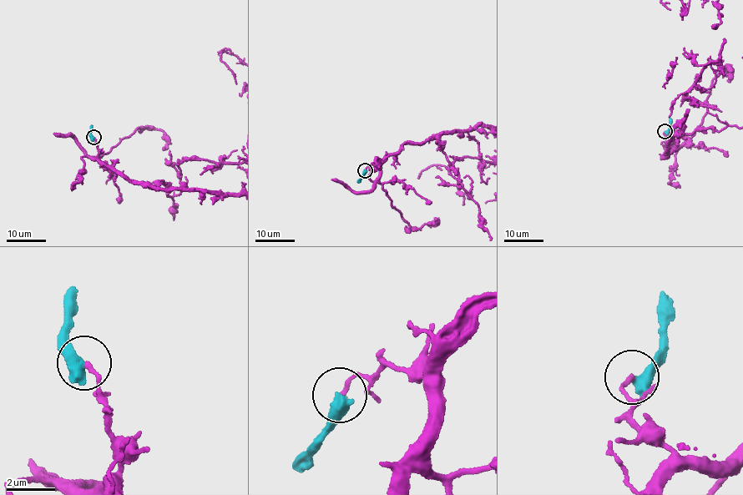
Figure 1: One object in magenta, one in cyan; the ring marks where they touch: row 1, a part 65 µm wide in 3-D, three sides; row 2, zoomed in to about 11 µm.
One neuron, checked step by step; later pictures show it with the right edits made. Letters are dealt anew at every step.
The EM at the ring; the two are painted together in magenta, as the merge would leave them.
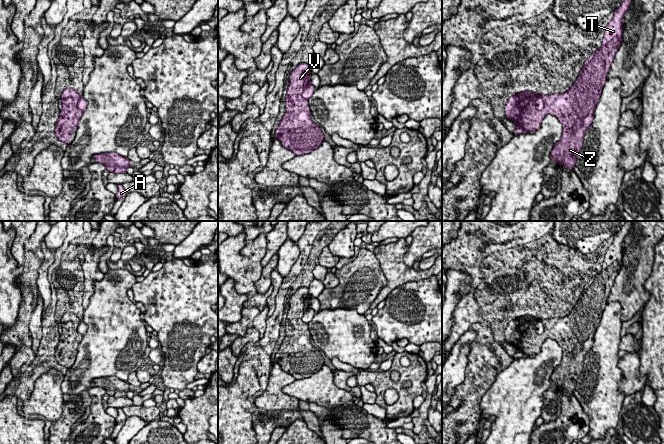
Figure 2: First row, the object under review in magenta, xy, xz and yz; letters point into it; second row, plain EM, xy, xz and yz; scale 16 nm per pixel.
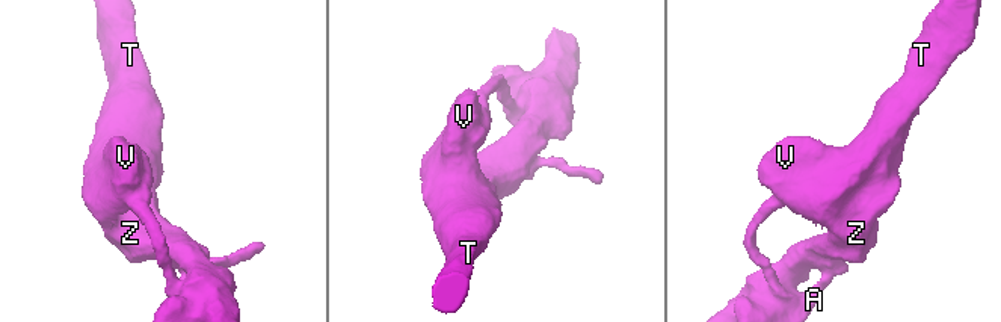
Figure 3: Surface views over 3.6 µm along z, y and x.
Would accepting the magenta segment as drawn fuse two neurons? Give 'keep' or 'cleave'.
cleave

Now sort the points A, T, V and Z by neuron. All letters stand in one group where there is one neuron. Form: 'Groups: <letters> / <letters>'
Groups: A / T V Z

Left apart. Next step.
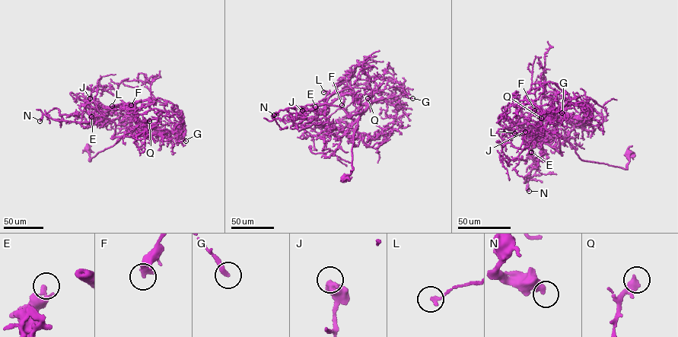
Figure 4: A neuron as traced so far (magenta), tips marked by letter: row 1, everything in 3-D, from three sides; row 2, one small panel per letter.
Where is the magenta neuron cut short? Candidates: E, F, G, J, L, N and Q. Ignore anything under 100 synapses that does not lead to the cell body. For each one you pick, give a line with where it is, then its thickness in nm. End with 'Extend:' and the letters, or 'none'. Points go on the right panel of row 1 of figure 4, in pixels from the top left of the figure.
Extend: none

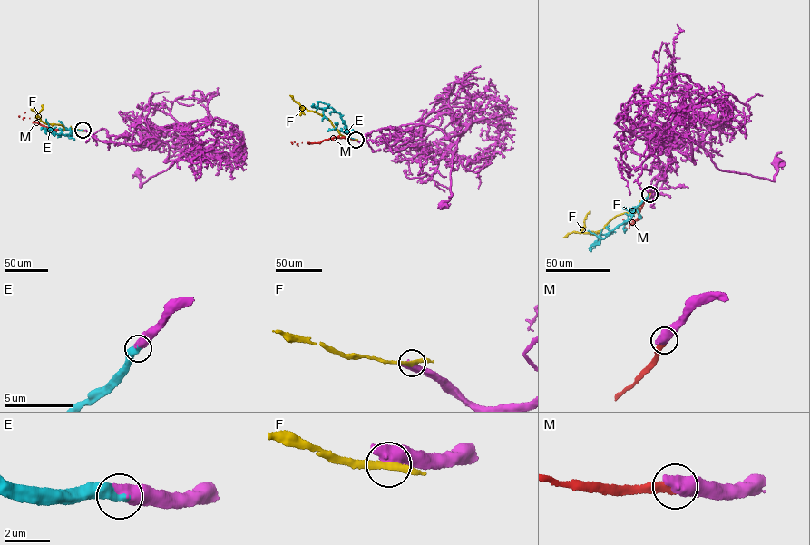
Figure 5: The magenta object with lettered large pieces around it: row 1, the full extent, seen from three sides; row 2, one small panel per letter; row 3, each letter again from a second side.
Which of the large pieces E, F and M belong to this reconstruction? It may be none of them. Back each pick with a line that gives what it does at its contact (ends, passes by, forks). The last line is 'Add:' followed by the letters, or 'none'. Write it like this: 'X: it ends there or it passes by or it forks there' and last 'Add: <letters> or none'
E: it ends there
Add: E

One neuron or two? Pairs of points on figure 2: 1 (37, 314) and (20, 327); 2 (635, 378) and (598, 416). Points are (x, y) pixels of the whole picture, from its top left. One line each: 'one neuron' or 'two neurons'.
1: two neurons
2: two neurons

